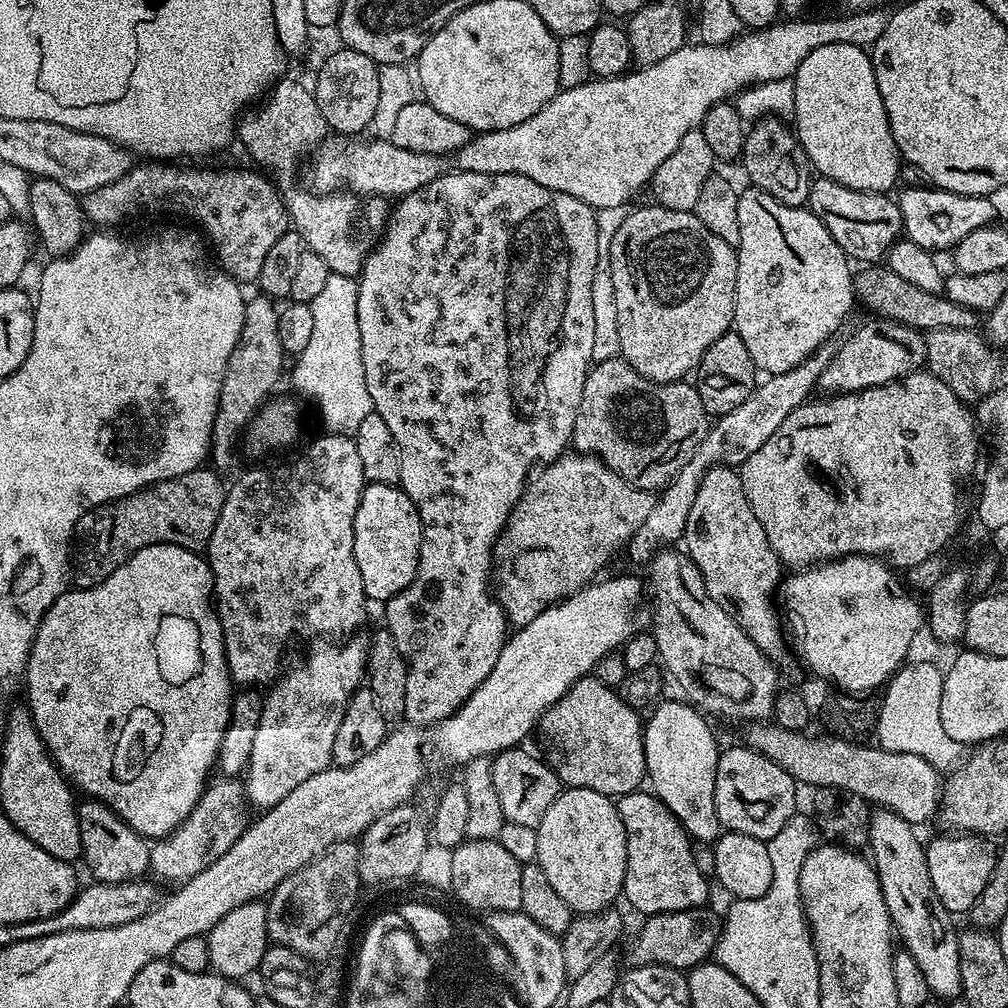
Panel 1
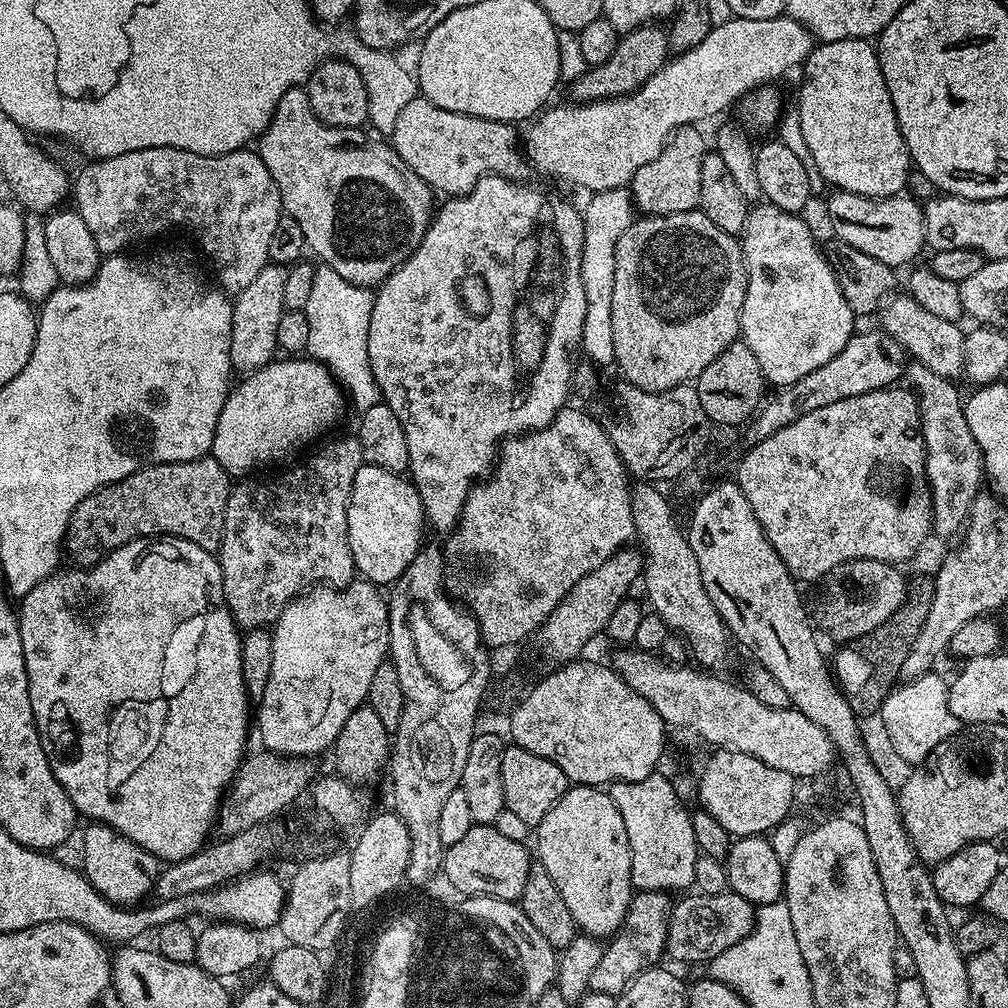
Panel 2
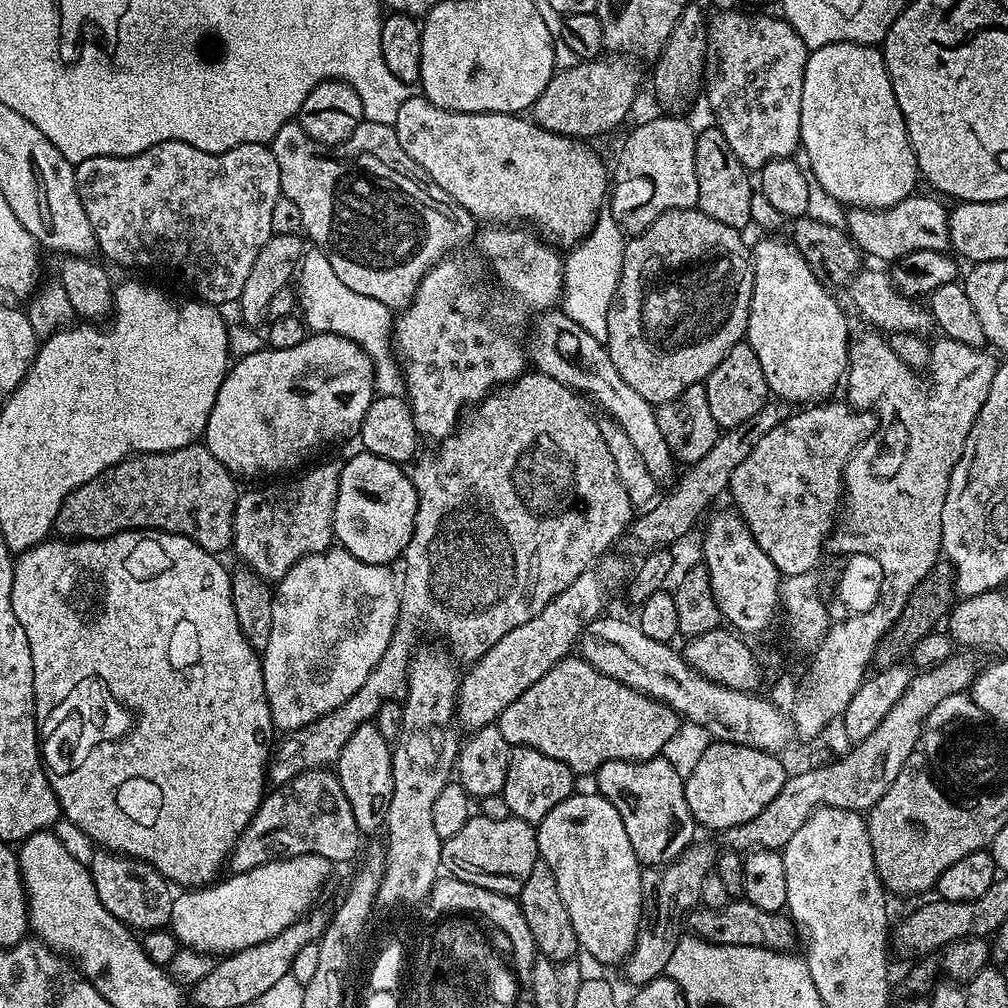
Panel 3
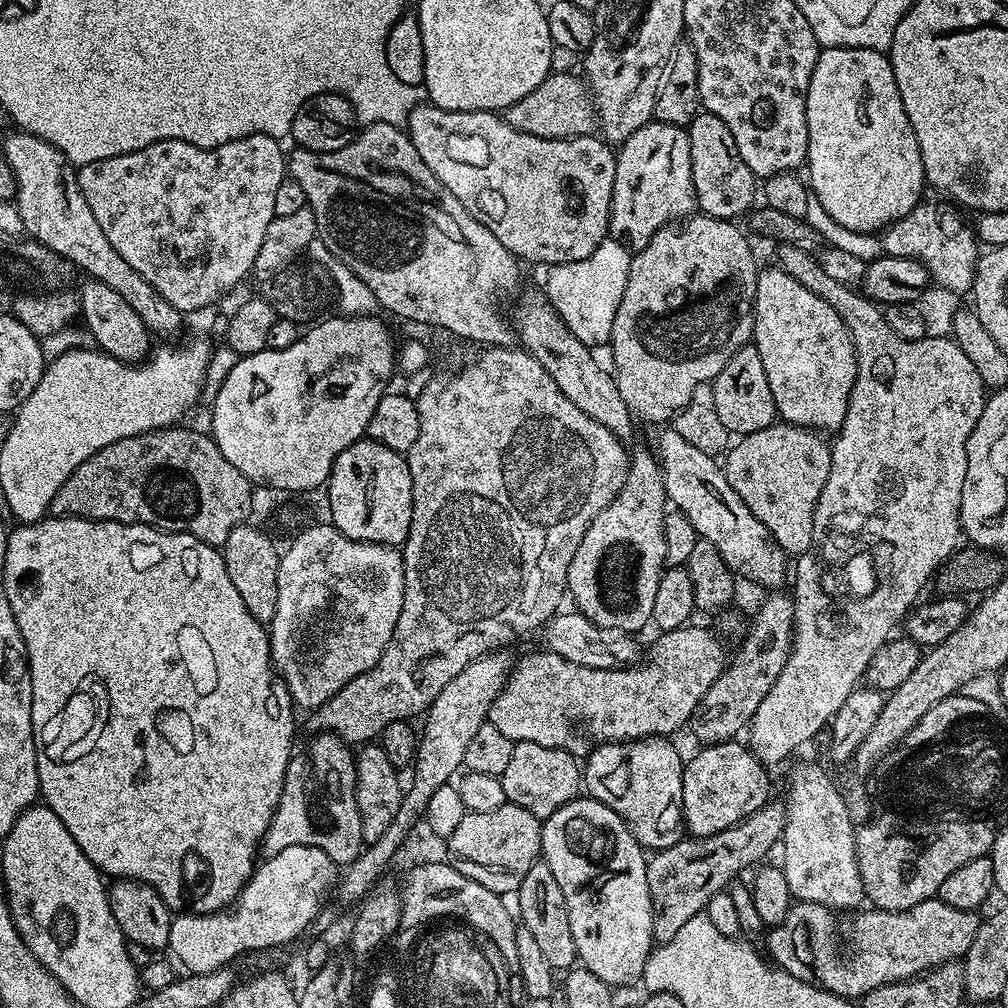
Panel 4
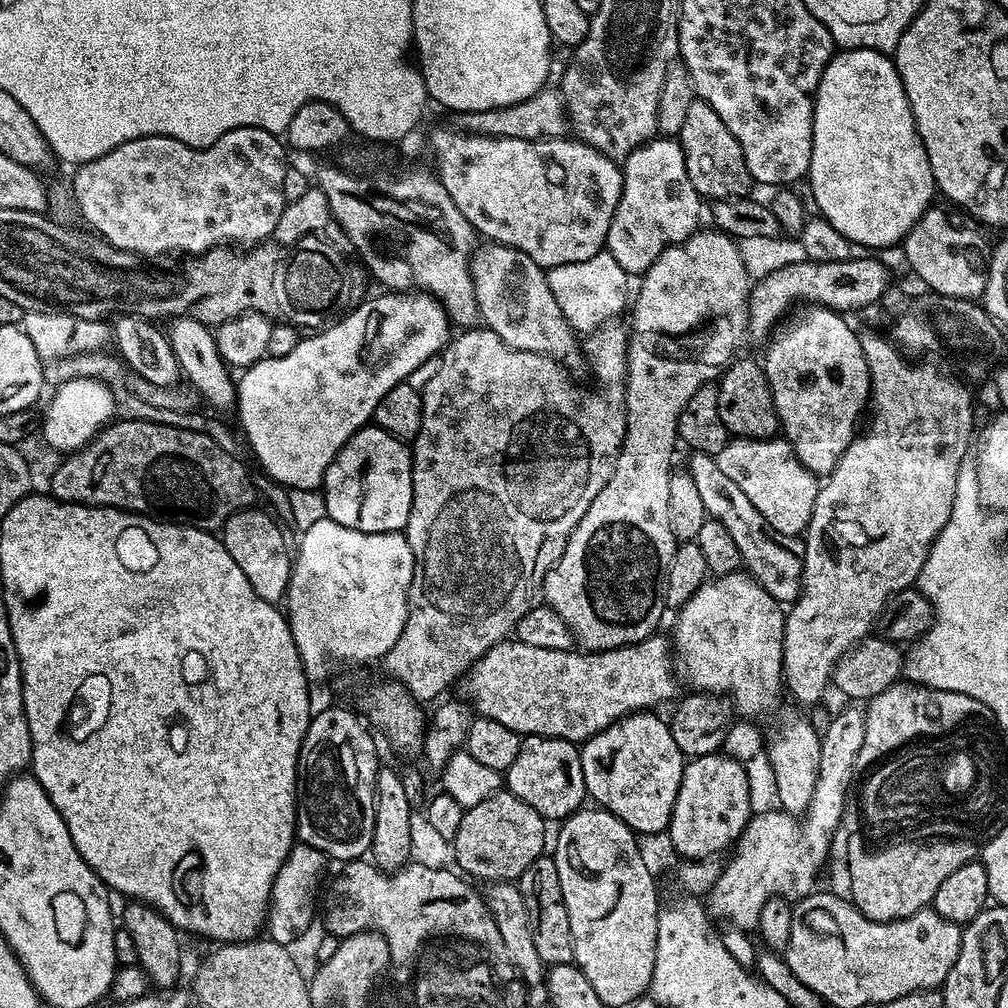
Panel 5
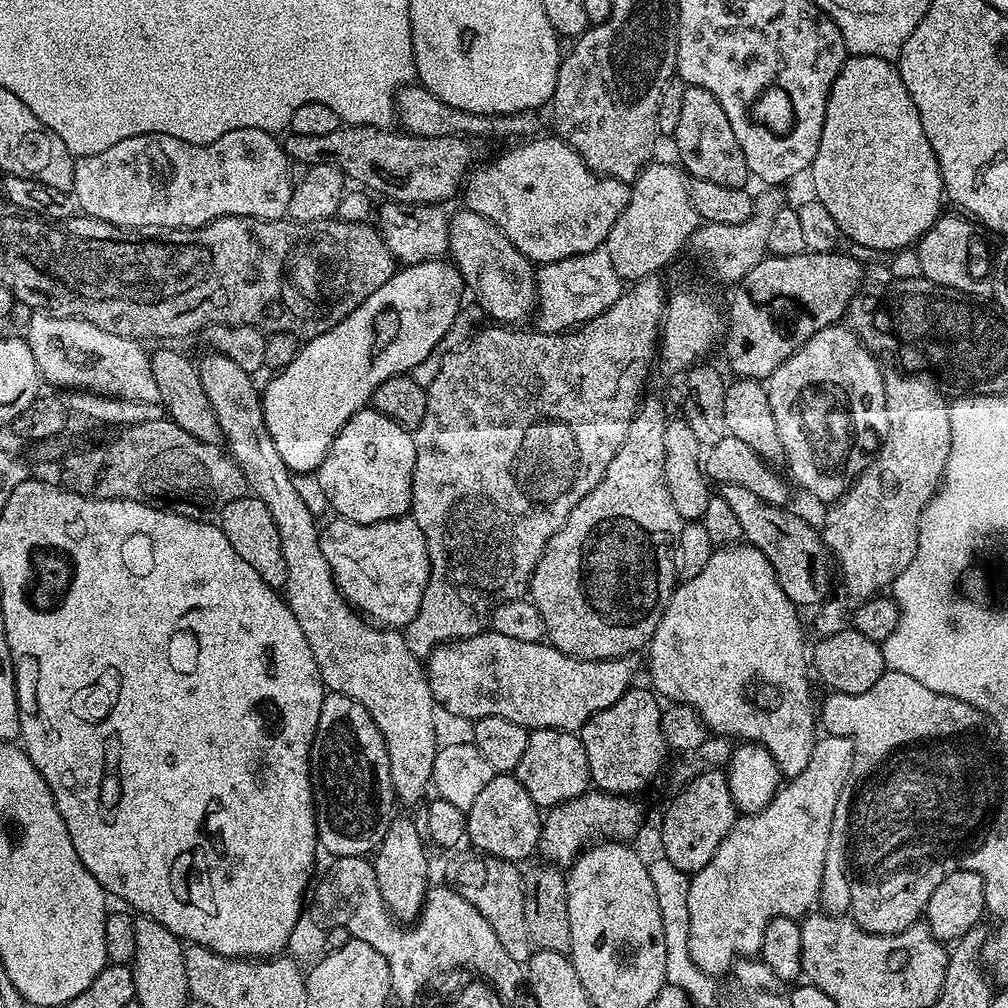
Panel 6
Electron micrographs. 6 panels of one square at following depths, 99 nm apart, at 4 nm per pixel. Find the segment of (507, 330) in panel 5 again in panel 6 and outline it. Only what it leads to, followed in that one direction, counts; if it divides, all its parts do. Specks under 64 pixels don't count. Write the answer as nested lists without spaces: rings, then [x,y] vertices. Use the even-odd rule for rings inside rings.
[[[467,210],[451,213],[447,255],[462,274],[467,291],[476,295],[481,310],[492,319],[489,321],[500,326],[520,326],[531,312],[533,315],[537,311],[537,269],[515,248],[510,238],[482,214]]]

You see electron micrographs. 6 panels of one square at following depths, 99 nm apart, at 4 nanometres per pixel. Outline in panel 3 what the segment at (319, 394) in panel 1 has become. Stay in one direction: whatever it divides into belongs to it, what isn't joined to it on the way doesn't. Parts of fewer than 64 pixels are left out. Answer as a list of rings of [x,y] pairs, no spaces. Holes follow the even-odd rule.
[[[319,250],[305,251],[294,280],[298,312],[309,333],[329,332],[350,338],[367,356],[371,356],[376,371],[376,392],[382,396],[398,396],[405,391],[404,382],[390,353],[394,348],[394,312],[375,298],[366,298],[350,290],[334,274],[330,258]]]

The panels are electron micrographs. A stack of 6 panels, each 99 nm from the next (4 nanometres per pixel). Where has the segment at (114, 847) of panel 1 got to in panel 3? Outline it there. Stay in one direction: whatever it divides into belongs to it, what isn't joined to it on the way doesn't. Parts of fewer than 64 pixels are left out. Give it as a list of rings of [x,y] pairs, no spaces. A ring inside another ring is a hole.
[[[96,850],[92,860],[90,859],[90,871],[94,886],[98,890],[98,898],[102,898],[102,906],[106,906],[106,910],[110,910],[110,914],[114,914],[114,918],[118,918],[133,930],[169,927],[174,888],[169,880],[154,866],[150,866],[145,860],[135,860],[133,856],[117,854],[107,850]]]

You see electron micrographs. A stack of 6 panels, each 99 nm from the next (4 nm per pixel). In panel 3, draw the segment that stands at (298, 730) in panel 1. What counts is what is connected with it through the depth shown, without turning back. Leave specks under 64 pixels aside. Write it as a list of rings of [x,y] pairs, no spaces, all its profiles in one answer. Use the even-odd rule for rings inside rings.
[[[339,546],[327,548],[325,552],[312,552],[309,556],[304,556],[297,564],[292,566],[274,588],[272,597],[272,609],[274,610],[274,626],[270,630],[270,642],[262,650],[262,663],[264,665],[264,685],[266,686],[266,698],[270,706],[272,723],[277,729],[281,728],[281,733],[287,734],[306,726],[313,724],[318,718],[330,714],[330,710],[338,710],[370,678],[374,666],[386,654],[386,646],[390,646],[390,638],[396,629],[396,615],[400,612],[400,593],[398,591],[398,580],[392,577],[393,569],[386,564],[371,564],[362,562],[358,558],[350,555],[346,549]]]

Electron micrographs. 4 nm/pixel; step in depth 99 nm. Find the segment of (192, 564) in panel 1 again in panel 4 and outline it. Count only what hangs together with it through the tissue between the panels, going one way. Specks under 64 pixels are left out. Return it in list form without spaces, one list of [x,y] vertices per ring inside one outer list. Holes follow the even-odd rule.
[[[51,514],[43,520],[36,520],[32,524],[20,524],[16,529],[8,532],[8,545],[6,546],[6,558],[2,561],[4,568],[4,580],[2,586],[6,590],[6,598],[10,602],[10,610],[14,614],[14,622],[18,622],[18,630],[22,634],[22,642],[28,651],[28,669],[30,670],[30,686],[32,687],[32,733],[36,739],[36,761],[38,762],[38,778],[40,779],[40,795],[43,803],[58,814],[62,826],[78,842],[82,854],[90,858],[94,867],[108,878],[123,878],[126,880],[140,880],[148,884],[166,902],[166,906],[175,909],[176,896],[184,896],[188,903],[186,906],[189,913],[223,912],[229,906],[235,905],[245,884],[252,877],[257,867],[256,852],[261,851],[264,835],[270,826],[270,822],[276,813],[278,798],[282,794],[286,766],[292,761],[294,747],[292,739],[296,736],[296,716],[292,696],[284,681],[280,679],[272,663],[272,642],[267,627],[246,610],[246,602],[234,590],[234,582],[230,582],[230,574],[226,574],[226,562],[219,547],[202,542],[197,536],[191,536],[188,532],[161,532],[158,528],[151,528],[145,524],[123,524],[122,522],[110,522],[109,520],[87,520],[77,516],[53,516]]]

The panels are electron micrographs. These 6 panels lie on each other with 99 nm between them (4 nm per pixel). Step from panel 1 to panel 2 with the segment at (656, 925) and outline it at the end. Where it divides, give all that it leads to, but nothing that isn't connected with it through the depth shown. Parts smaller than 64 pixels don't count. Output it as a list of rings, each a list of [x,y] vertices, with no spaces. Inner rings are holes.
[[[731,890],[717,896],[688,895],[680,898],[685,900],[677,899],[673,903],[672,913],[668,919],[666,952],[669,957],[685,960],[688,964],[704,966],[709,960],[722,954],[722,950],[730,950],[734,942],[742,942],[742,938],[751,934],[758,912],[746,898]]]

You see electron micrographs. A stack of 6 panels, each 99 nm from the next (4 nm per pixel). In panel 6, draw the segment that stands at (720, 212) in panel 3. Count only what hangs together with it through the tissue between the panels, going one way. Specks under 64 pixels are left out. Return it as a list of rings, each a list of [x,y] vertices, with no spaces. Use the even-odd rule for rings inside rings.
[[[685,87],[682,94],[682,115],[678,117],[674,143],[680,151],[679,163],[689,177],[718,182],[718,186],[731,188],[744,188],[747,180],[750,180],[746,158],[742,154],[742,146],[738,146],[738,138],[734,138],[730,118],[726,118],[722,102],[718,102],[718,98],[710,94],[710,90]]]

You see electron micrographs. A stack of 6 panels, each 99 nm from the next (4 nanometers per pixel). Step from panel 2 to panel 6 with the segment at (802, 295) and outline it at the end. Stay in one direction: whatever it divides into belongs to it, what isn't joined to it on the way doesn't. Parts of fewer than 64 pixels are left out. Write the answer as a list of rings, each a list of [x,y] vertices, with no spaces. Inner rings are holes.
[[[833,326],[818,330],[798,349],[793,356],[786,358],[786,362],[782,362],[782,366],[778,366],[778,370],[774,370],[774,374],[769,376],[766,381],[768,389],[768,401],[770,402],[770,410],[774,410],[774,423],[778,425],[778,434],[782,437],[782,446],[784,447],[784,460],[786,464],[792,467],[791,479],[801,484],[810,495],[816,500],[828,500],[827,502],[835,502],[847,492],[853,480],[868,467],[870,461],[878,452],[878,436],[876,440],[876,419],[881,419],[884,410],[884,378],[885,373],[880,372],[881,362],[872,352],[865,347],[859,337],[852,332],[848,326]]]

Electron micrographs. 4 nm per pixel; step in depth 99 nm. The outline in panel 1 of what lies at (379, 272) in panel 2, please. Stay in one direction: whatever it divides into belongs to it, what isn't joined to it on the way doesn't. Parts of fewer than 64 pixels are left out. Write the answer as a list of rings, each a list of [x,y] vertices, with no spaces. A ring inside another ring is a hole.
[[[277,80],[263,104],[264,108],[256,106],[243,113],[238,124],[238,140],[244,143],[245,150],[261,164],[261,169],[269,168],[264,170],[276,172],[274,180],[281,189],[288,188],[296,176],[300,155],[303,152],[311,153],[317,145],[323,143],[330,129],[326,118],[322,118],[322,110],[318,110],[315,95],[309,89],[307,92],[296,80]],[[296,188],[286,192],[291,227],[299,232],[307,251],[318,254],[318,258],[326,262],[329,273],[359,277],[364,259],[376,247],[388,223],[389,201],[383,196],[353,195],[343,191],[327,194],[308,192],[299,192]]]

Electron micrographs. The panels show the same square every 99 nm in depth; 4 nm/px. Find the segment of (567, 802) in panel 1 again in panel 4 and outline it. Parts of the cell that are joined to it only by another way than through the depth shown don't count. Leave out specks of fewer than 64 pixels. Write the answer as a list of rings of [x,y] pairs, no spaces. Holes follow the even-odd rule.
[[[591,798],[571,800],[558,810],[554,810],[554,814],[550,814],[547,820],[543,821],[540,829],[540,851],[543,863],[550,866],[555,880],[558,881],[558,886],[562,886],[562,894],[566,898],[566,906],[570,914],[570,934],[574,934],[574,946],[576,947],[579,963],[583,967],[590,969],[594,974],[598,974],[598,978],[602,978],[602,982],[607,984],[619,986],[619,984],[632,984],[635,980],[637,983],[643,977],[648,955],[652,953],[654,947],[652,938],[652,903],[650,902],[650,886],[646,886],[646,870],[648,869],[646,852],[645,849],[640,847],[640,843],[633,838],[632,832],[626,826],[626,822],[622,822],[622,818],[618,814],[614,814],[614,810],[610,810],[610,806],[606,806],[597,800]]]

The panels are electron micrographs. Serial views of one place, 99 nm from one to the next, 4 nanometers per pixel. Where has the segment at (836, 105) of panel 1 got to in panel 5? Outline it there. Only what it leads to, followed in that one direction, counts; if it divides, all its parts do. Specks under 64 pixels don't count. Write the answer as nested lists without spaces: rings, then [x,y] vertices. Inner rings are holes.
[[[850,48],[840,50],[833,55],[831,62],[824,68],[822,78],[816,87],[814,97],[814,130],[812,131],[812,157],[806,177],[806,184],[812,187],[810,200],[816,204],[816,212],[838,230],[838,234],[845,236],[852,245],[860,245],[863,248],[879,250],[892,245],[899,245],[904,237],[910,234],[910,230],[922,218],[922,214],[933,207],[937,199],[938,189],[936,179],[930,170],[930,158],[926,154],[926,146],[918,134],[918,126],[914,122],[914,114],[910,110],[910,102],[906,98],[906,90],[902,86],[902,78],[898,74],[896,65],[891,55],[866,50],[865,48]]]

